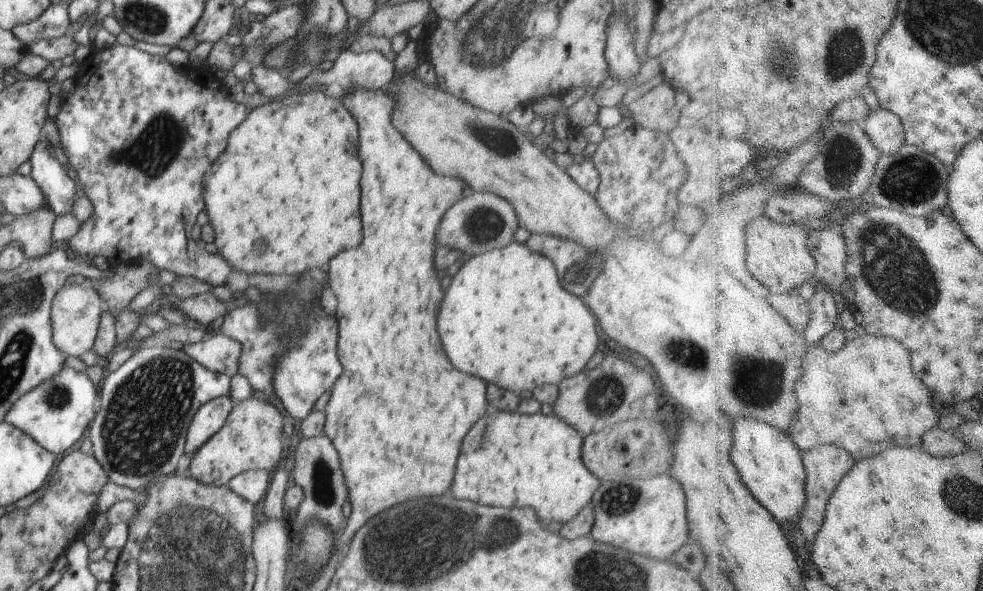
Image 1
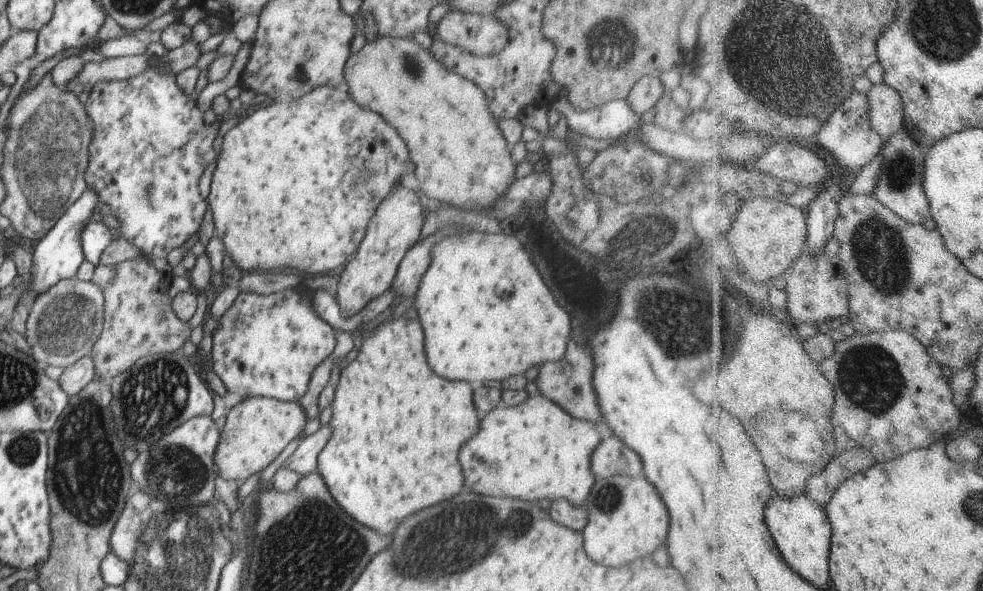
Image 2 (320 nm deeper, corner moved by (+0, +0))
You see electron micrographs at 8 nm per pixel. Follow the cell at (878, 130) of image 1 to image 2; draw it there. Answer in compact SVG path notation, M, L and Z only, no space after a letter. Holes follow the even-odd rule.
M885 80L869 92L873 104L873 125L886 141L907 126L907 110L902 93Z

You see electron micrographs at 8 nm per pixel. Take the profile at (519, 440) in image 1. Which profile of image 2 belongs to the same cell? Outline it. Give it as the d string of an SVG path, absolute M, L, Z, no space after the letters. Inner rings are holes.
M539 392L528 396L526 402L518 406L498 406L480 420L480 432L470 438L460 452L460 464L464 472L466 486L480 494L490 494L498 498L522 498L522 500L570 500L573 505L586 503L588 495L596 482L592 474L591 456L601 443L602 434L596 424L588 420L572 418L560 405L554 404Z

